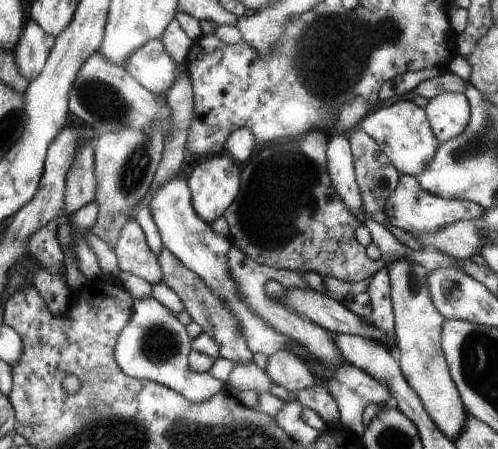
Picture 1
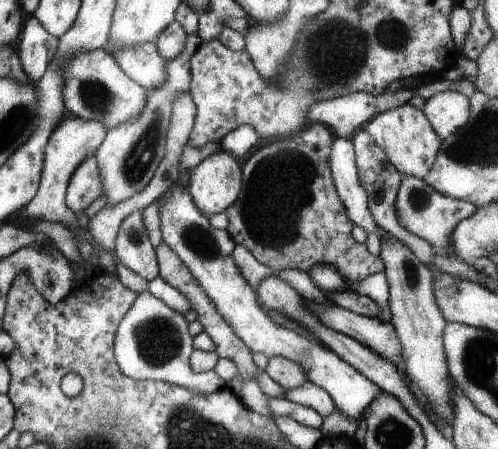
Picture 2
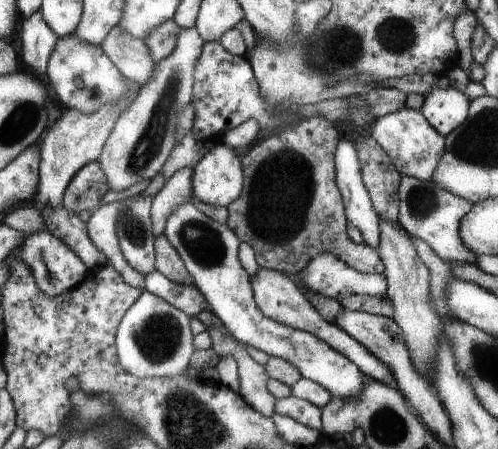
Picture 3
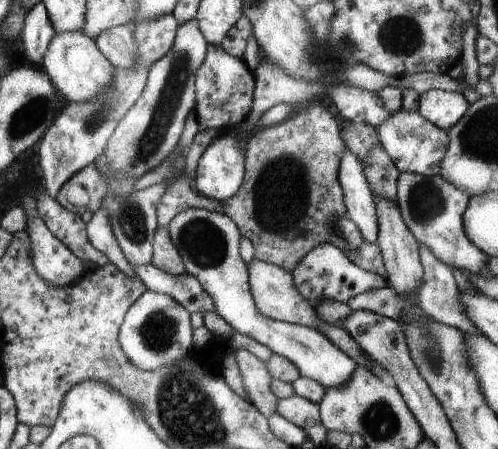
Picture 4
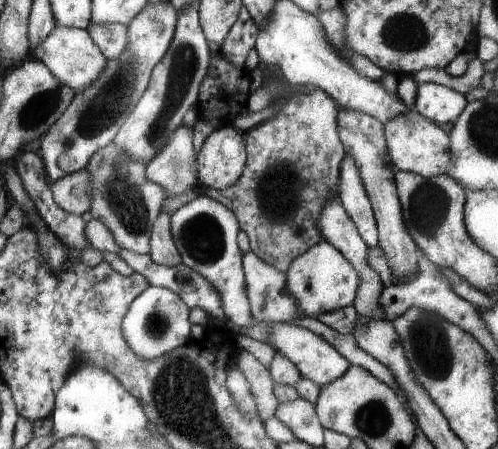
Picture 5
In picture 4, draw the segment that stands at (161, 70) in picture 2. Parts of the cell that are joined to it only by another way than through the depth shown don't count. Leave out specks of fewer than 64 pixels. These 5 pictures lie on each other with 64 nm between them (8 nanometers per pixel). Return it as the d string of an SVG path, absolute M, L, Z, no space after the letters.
M129 24L109 28L101 32L93 42L99 46L101 54L105 54L105 58L113 64L113 68L133 70L137 66L137 42Z

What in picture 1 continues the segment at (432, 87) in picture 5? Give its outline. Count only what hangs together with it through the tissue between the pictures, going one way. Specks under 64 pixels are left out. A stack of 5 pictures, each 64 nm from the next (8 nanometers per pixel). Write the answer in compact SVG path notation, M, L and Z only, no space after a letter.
M439 94L431 98L425 106L427 120L435 138L443 144L461 134L471 118L469 100L465 94Z

